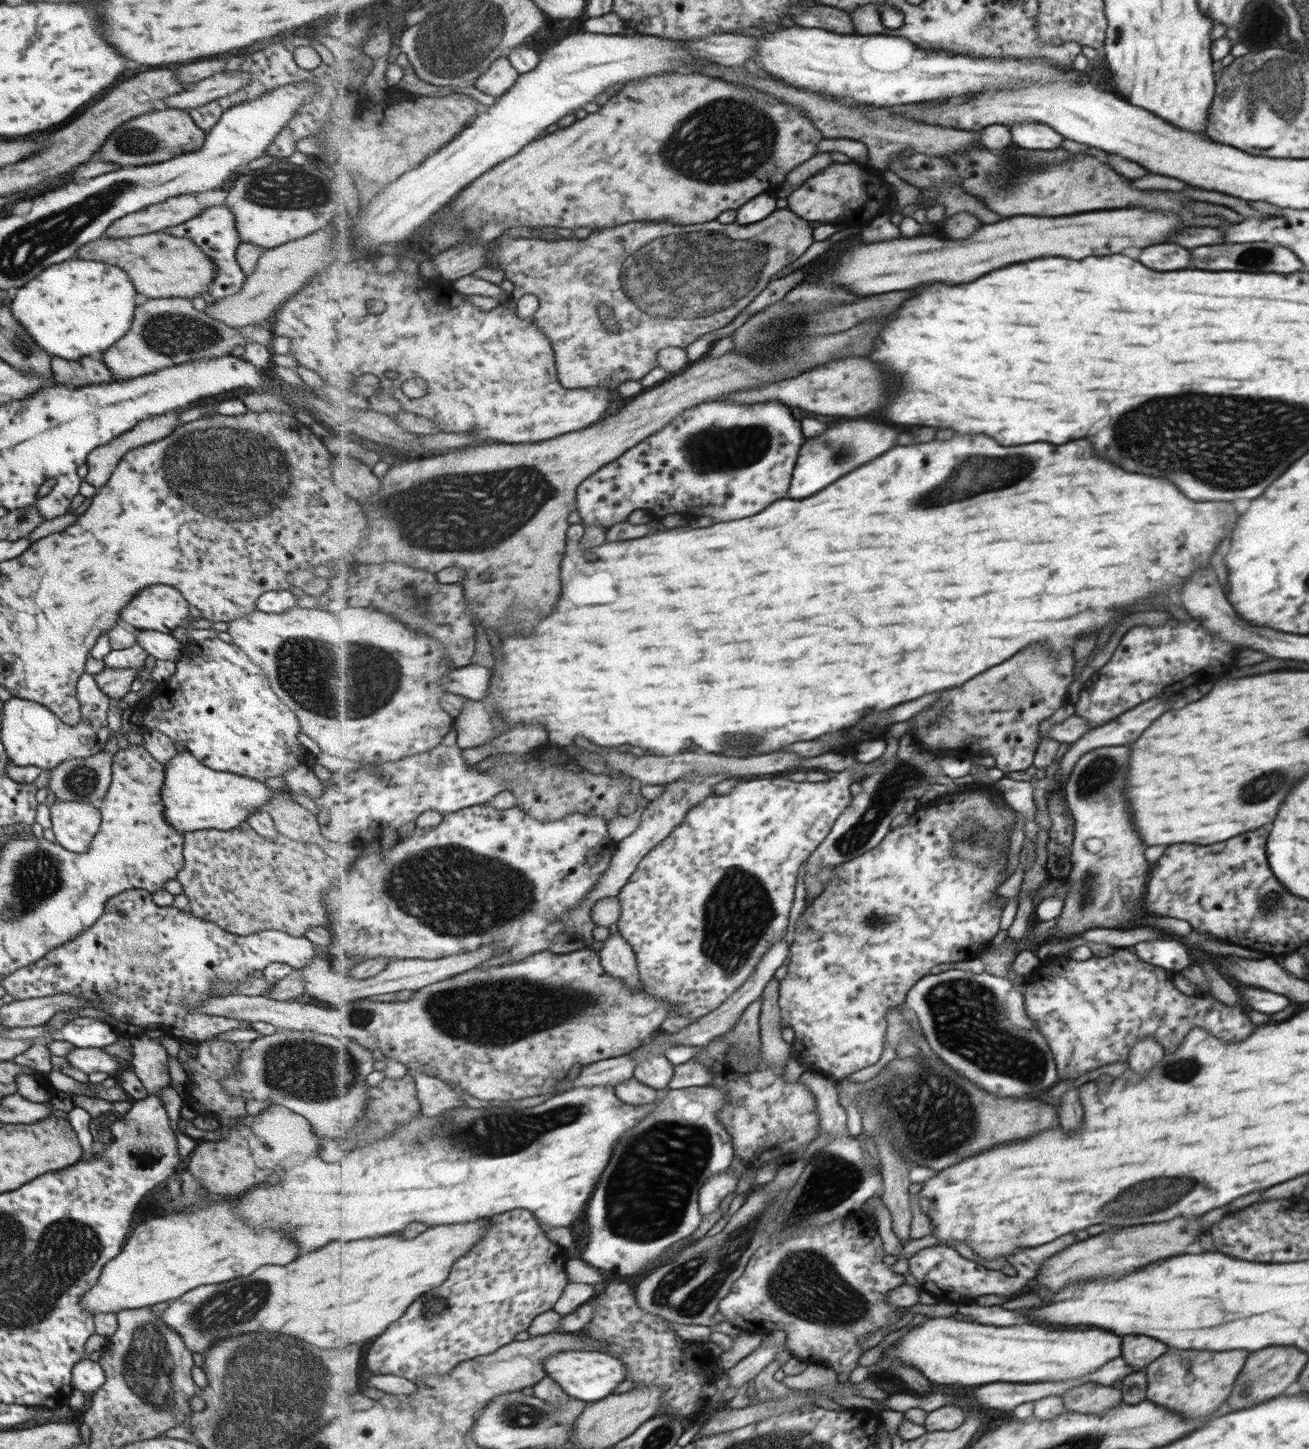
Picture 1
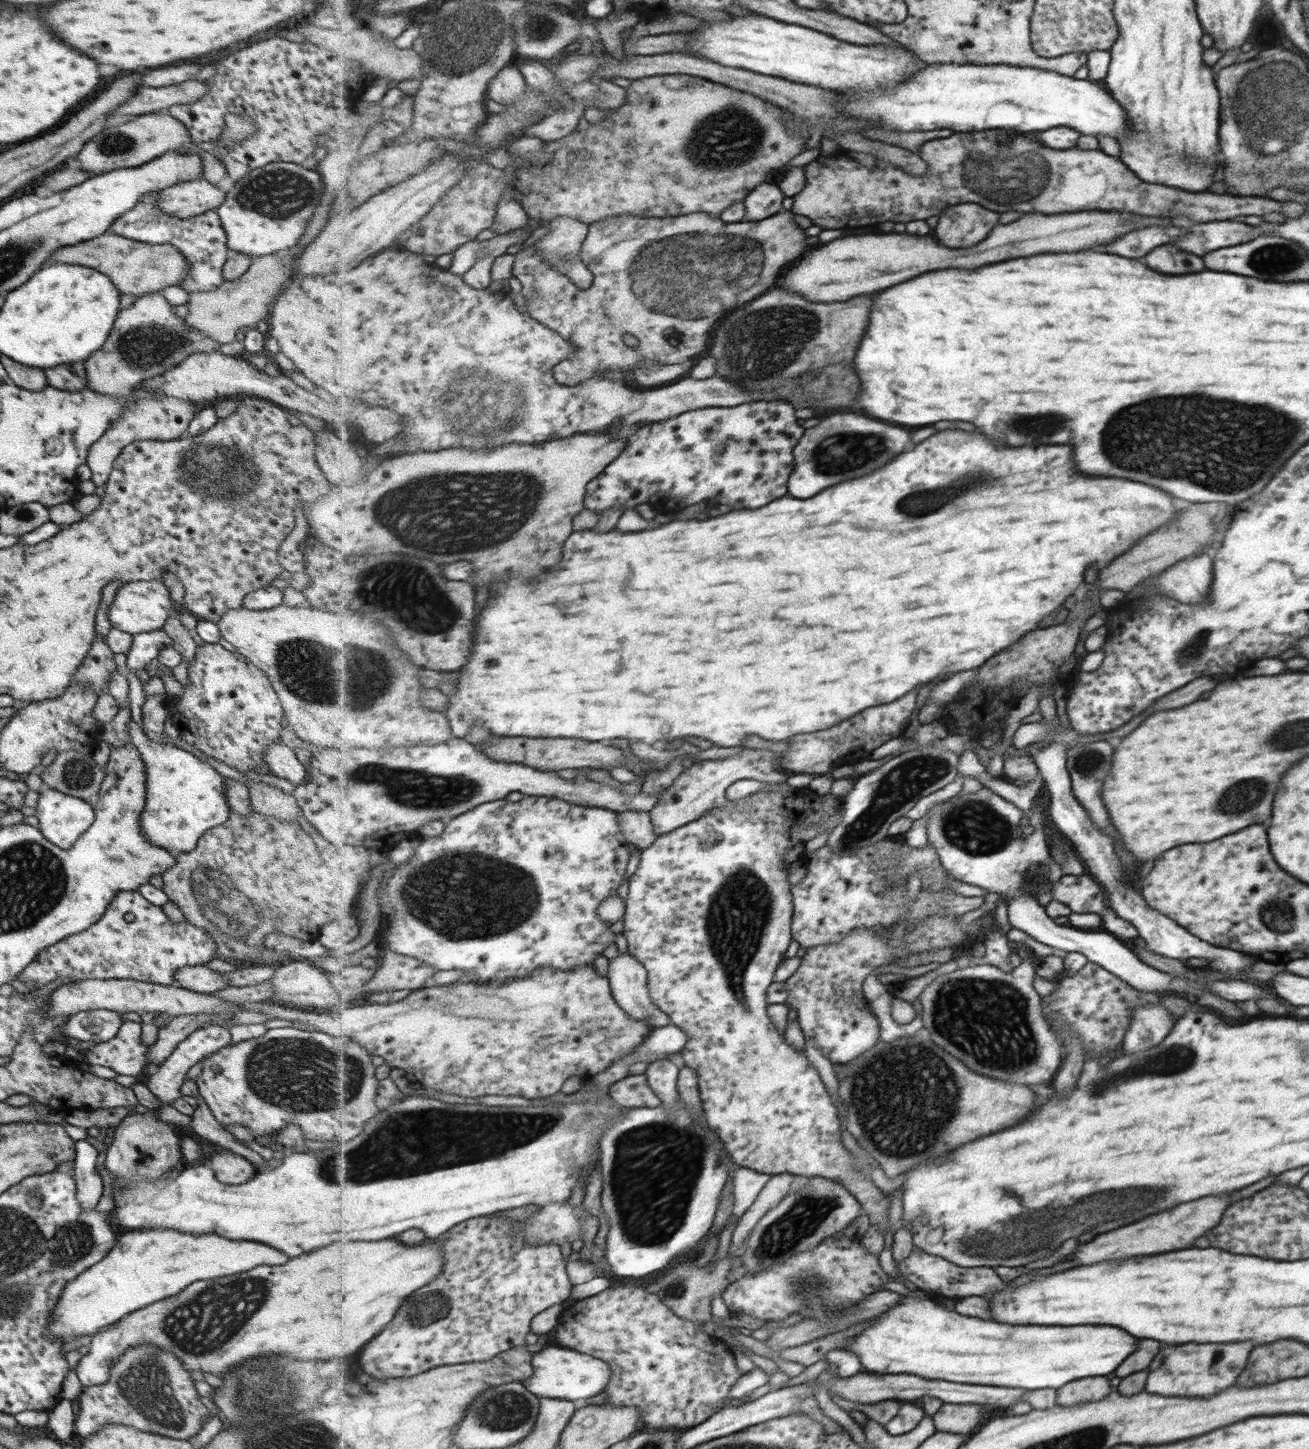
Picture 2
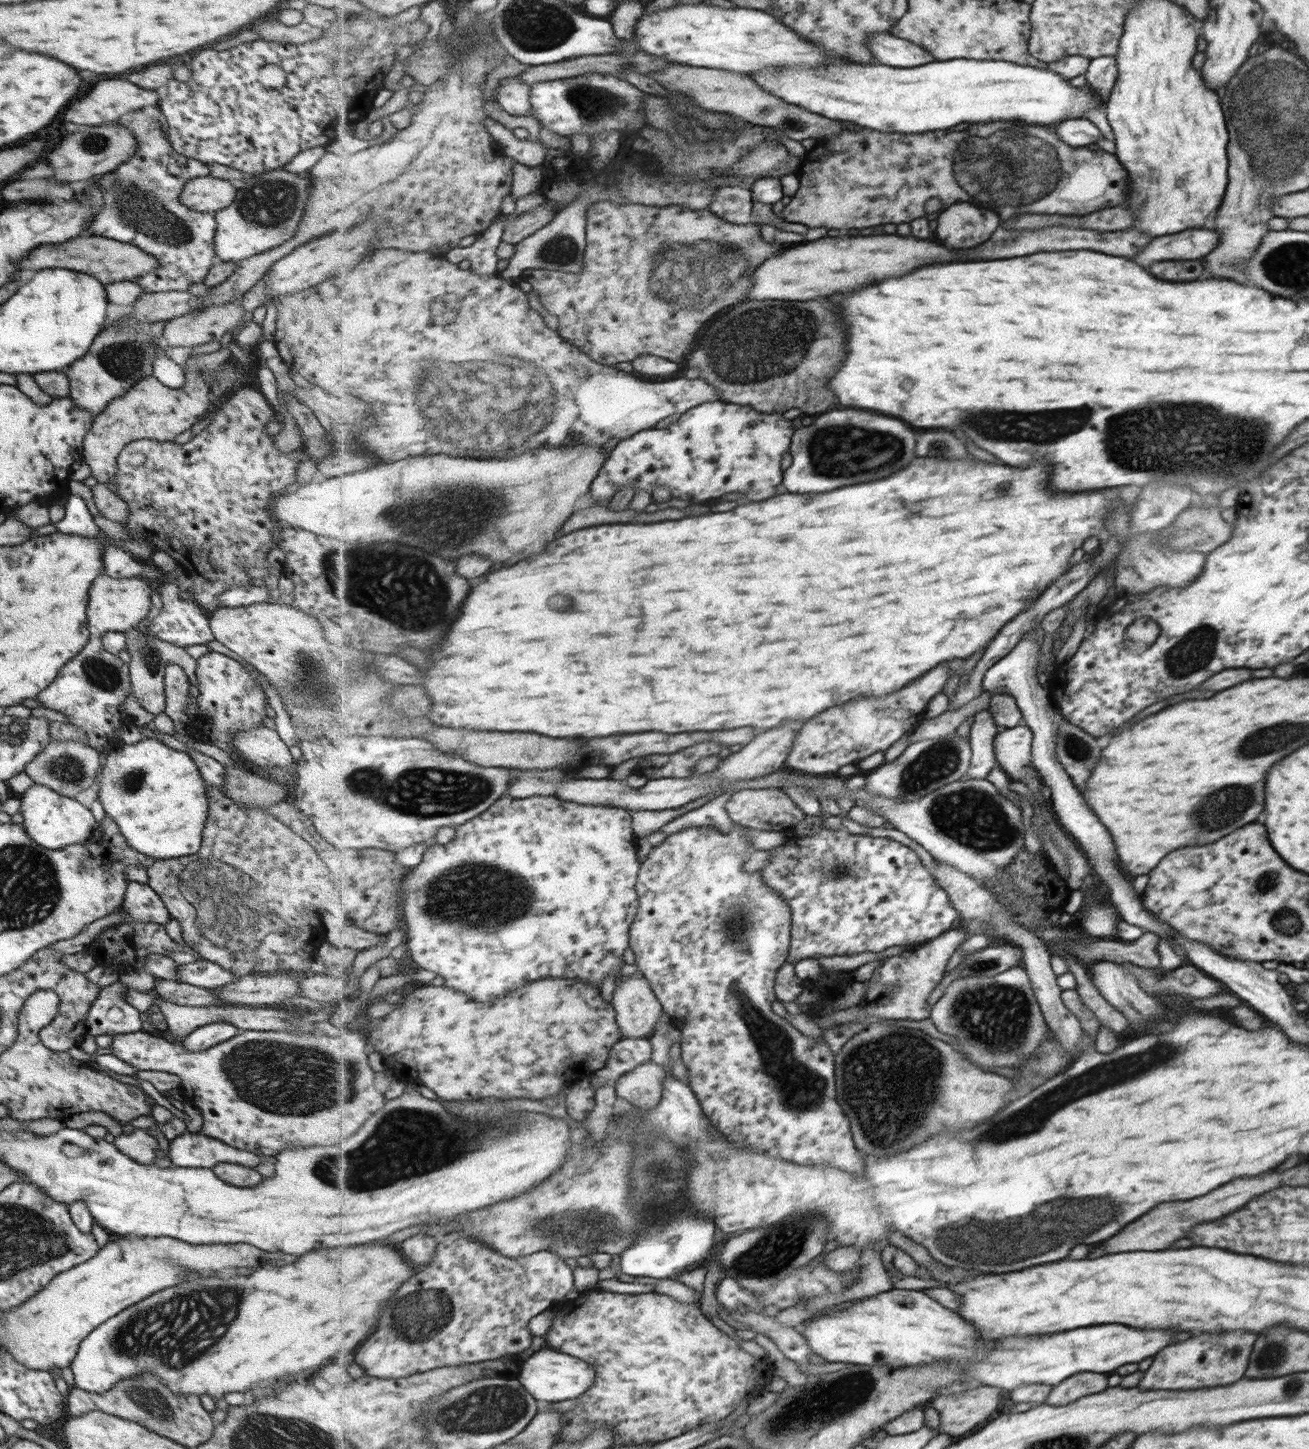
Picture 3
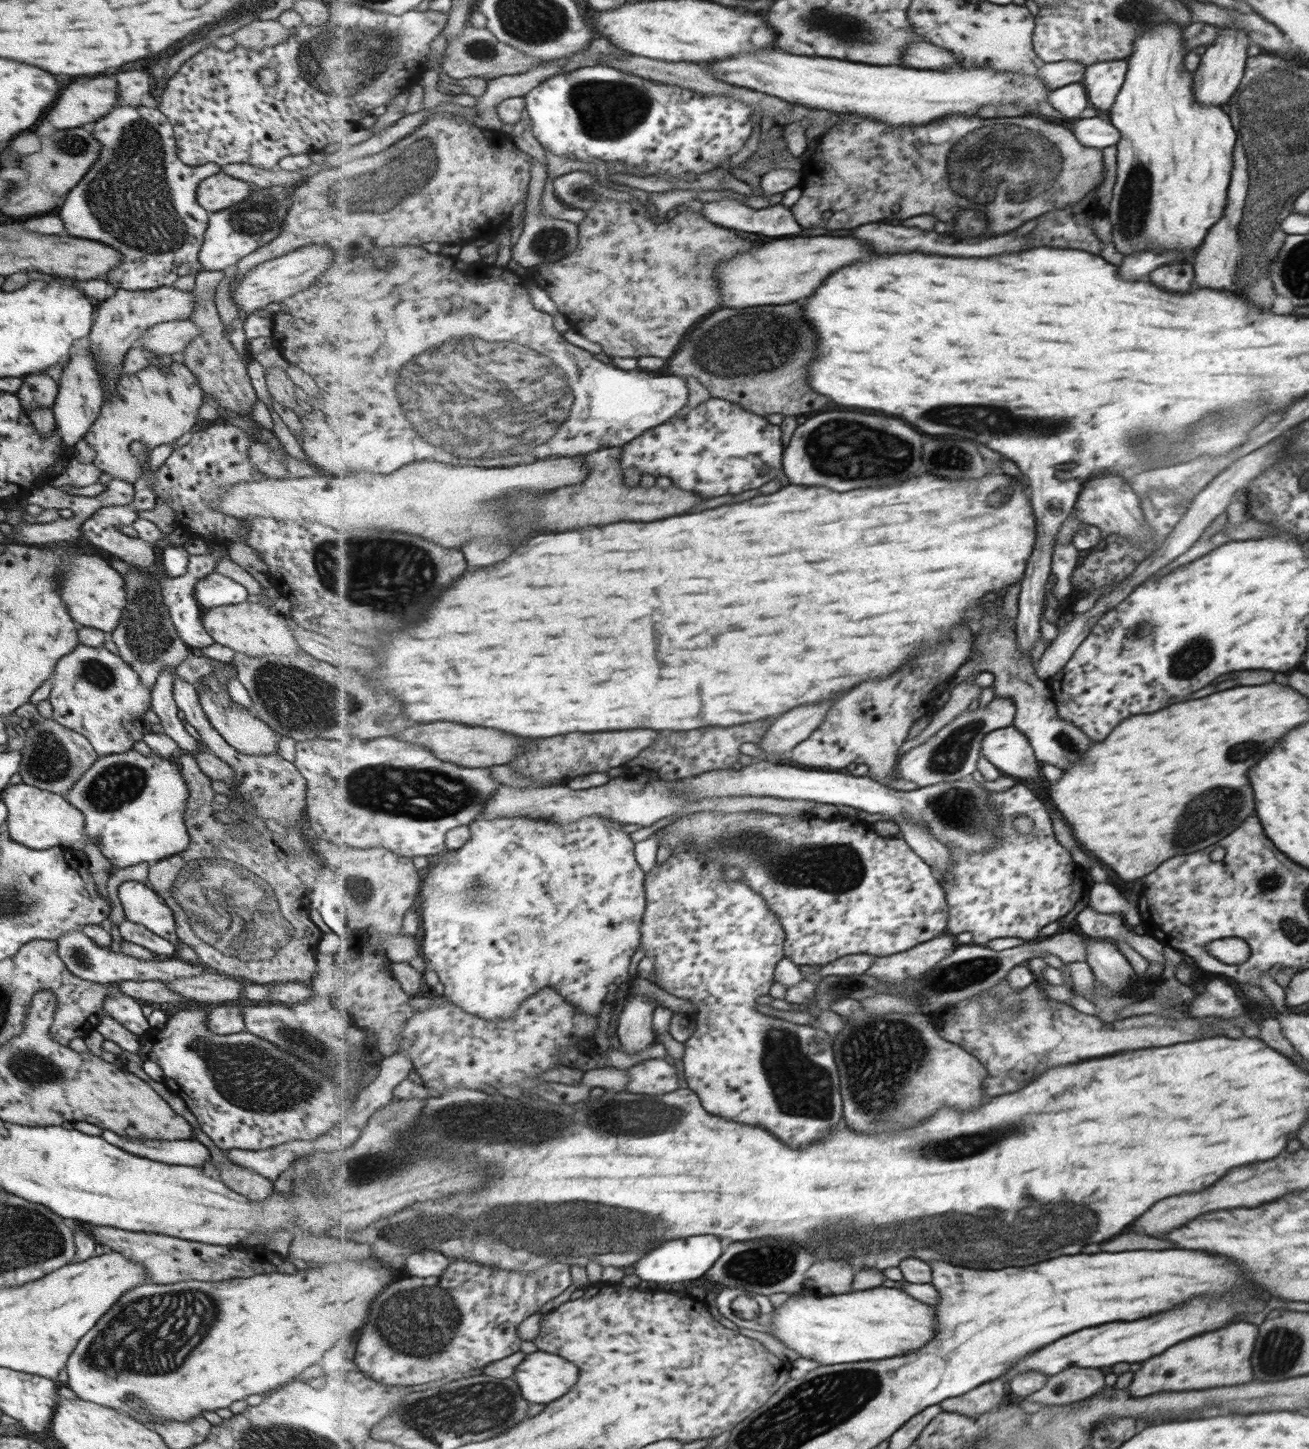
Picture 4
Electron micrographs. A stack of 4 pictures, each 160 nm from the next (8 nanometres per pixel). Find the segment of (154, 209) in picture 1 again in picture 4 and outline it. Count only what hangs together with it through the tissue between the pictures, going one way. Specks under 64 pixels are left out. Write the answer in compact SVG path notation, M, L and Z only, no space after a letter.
M220 172L198 184L197 203L209 213L218 212L244 201L252 191L246 181Z

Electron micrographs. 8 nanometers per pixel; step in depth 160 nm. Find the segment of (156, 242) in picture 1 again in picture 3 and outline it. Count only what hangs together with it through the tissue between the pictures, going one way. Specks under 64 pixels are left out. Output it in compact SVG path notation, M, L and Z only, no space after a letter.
M81 235L76 240L74 238L70 240L70 244L68 242L42 244L42 248L36 248L18 266L20 266L20 270L24 270L24 268L32 268L34 264L36 264L36 270L42 270L42 268L78 270L78 272L94 276L106 285L113 282L124 282L125 280L132 282L137 276L144 276L155 270L159 266L159 260L133 244L112 240L104 236Z

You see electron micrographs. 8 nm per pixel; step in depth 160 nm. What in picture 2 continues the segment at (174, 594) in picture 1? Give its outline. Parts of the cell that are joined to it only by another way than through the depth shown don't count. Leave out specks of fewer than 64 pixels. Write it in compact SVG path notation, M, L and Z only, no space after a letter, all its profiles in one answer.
M162 580L134 581L116 592L114 604L108 606L108 620L112 627L135 635L160 630L165 626L171 612L176 611L177 608L178 605L172 602L170 592Z

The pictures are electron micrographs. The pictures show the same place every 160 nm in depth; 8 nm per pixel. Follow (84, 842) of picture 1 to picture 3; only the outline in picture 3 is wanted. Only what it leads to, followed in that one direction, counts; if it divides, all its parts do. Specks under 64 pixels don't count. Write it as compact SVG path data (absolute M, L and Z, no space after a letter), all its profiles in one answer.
M34 783L24 793L19 794L25 831L34 843L45 850L62 850L74 844L82 844L91 839L96 829L92 812L74 798L62 796L51 788Z

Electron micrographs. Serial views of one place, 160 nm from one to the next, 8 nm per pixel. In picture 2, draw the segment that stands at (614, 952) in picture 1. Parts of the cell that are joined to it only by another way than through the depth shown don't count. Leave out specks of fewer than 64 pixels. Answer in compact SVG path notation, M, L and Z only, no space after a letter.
M620 953L610 960L608 976L611 978L611 985L618 1004L621 1004L621 1007L625 1008L630 1016L648 1021L654 1027L662 1028L675 1024L674 1019L654 1002L650 993L649 970L632 953Z

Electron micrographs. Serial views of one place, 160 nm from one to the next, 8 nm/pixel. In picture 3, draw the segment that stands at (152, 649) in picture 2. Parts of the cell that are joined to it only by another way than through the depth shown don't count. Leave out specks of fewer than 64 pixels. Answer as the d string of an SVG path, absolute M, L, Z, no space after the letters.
M167 577L166 581L158 588L158 592L164 608L162 612L151 621L150 626L147 628L147 634L150 637L182 648L204 645L215 640L214 633L209 627L210 614L195 603L190 589L181 591L177 581Z

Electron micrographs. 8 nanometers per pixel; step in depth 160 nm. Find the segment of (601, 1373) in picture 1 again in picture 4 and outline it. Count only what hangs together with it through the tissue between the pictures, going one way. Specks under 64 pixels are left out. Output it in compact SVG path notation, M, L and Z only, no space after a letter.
M550 1352L530 1354L515 1374L530 1403L548 1405L566 1396L580 1380L581 1370L566 1358Z

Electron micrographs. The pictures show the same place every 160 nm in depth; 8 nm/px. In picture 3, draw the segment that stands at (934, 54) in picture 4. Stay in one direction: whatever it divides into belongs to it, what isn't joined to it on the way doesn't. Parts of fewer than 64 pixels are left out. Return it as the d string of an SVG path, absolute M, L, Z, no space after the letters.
M892 32L876 33L870 36L868 44L882 64L892 64L898 68L922 66L936 60L928 49L910 40L898 38Z

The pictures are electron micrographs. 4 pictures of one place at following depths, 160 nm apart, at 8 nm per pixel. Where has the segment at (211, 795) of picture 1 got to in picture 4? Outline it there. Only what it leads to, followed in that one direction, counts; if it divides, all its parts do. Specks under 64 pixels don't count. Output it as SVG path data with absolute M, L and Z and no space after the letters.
M133 748L127 750L123 753L118 754L109 754L99 757L99 759L78 779L78 782L68 790L70 793L66 798L70 801L70 804L73 804L75 807L78 807L78 810L81 810L84 813L85 818L85 835L86 843L84 846L92 843L90 840L93 839L93 843L96 843L100 848L101 853L106 857L111 863L111 868L114 870L120 870L120 868L128 868L130 866L136 866L141 862L147 863L156 863L160 860L166 859L173 855L178 855L182 851L188 849L190 845L189 830L185 825L185 812L187 812L187 800L189 799L189 788L184 780L184 777L181 773L181 763L174 763L169 757L163 757L156 753L150 753L148 756L143 755L141 752L134 750Z

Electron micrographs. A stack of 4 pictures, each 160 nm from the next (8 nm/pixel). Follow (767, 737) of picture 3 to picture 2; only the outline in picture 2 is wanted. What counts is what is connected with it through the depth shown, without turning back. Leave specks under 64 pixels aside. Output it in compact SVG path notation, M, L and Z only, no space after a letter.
M746 750L744 754L734 755L728 760L708 760L695 762L683 772L661 796L659 805L651 810L651 817L657 834L662 835L678 830L686 824L698 820L705 812L730 804L726 792L739 780L762 780L762 782L784 782L784 774L774 768L778 756L772 750Z

